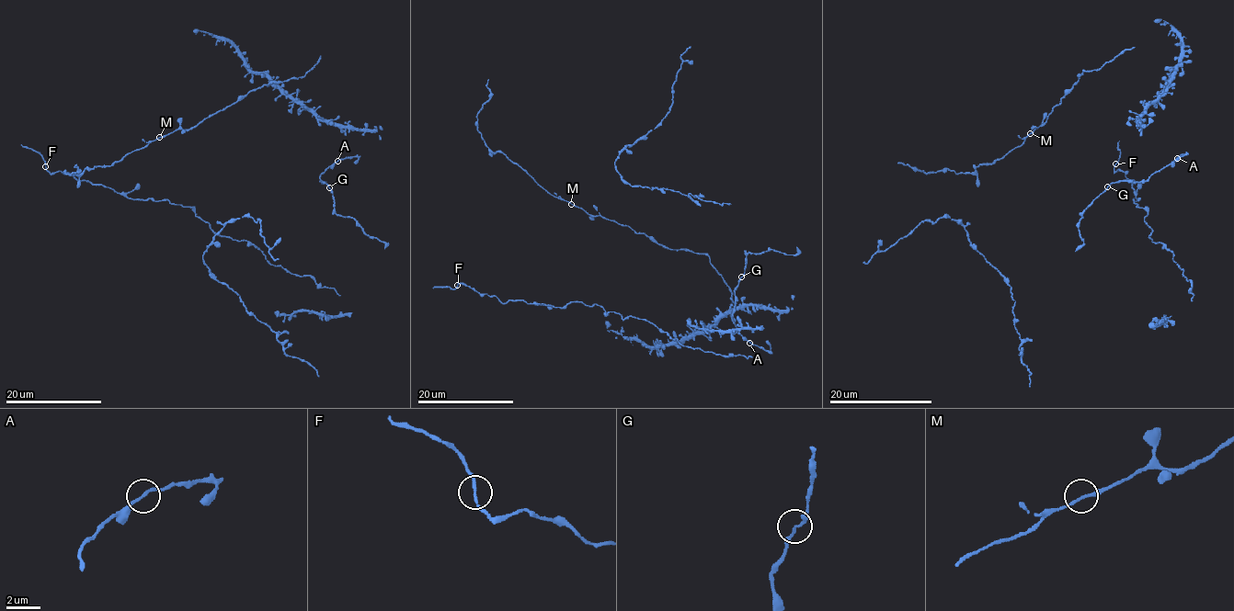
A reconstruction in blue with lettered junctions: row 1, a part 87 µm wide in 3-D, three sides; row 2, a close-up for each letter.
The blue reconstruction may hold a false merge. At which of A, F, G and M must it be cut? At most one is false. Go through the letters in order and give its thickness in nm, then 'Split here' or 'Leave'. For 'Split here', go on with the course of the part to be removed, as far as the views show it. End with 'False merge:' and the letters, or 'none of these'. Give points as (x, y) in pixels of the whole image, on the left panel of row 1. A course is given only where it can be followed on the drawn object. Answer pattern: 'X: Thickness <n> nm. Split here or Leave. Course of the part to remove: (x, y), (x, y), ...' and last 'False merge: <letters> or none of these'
A: Thickness 160 nm. Leave
F: Thickness 130 nm. Leave
G: Thickness 130 nm. Leave
M: Thickness 140 nm. Leave
False merge: none of these

